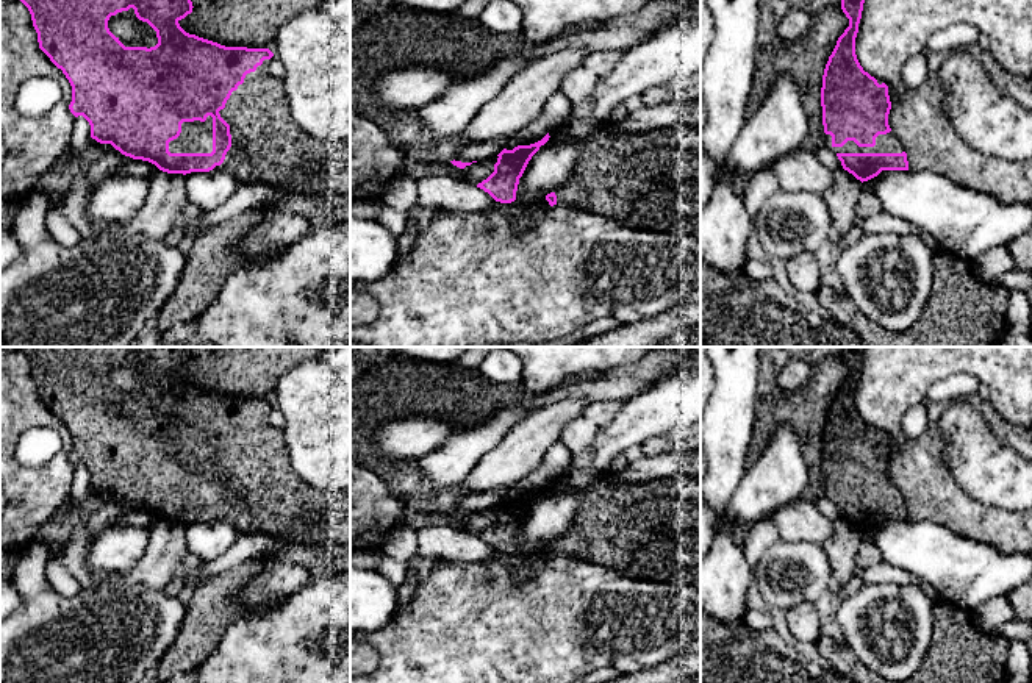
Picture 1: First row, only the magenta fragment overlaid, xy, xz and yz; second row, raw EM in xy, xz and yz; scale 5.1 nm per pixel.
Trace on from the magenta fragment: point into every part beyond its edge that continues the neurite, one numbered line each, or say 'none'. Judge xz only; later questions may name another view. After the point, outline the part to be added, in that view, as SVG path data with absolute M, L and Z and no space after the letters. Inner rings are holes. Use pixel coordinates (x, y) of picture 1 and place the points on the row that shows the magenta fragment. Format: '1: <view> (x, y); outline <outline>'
1: xz (651, 182); outline M611 120L579 144L569 181L554 191L557 205L605 216L627 228L679 233L701 241L701 128L677 125L649 133L619 134Z

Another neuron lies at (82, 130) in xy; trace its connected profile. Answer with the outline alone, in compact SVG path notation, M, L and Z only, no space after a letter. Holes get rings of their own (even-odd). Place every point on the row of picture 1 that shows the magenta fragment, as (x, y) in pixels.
M83 116L75 117L69 148L75 152L83 150L88 145L89 138L91 138L89 122Z

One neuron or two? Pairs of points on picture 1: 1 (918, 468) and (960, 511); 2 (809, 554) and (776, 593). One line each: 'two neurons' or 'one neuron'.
1: one neuron
2: one neuron

